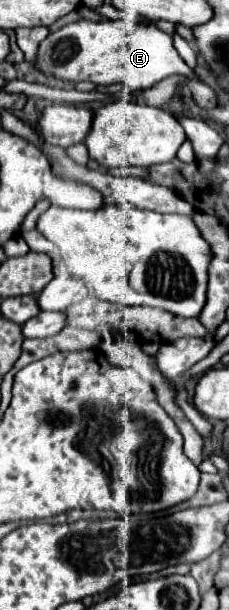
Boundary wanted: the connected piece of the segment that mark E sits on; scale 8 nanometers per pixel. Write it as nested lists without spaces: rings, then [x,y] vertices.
[[[78,20],[62,26],[44,38],[38,46],[36,68],[66,82],[94,82],[96,86],[121,83],[126,92],[146,90],[168,76],[192,76],[192,68],[180,58],[172,44],[172,36],[156,26],[134,24],[126,20]]]

